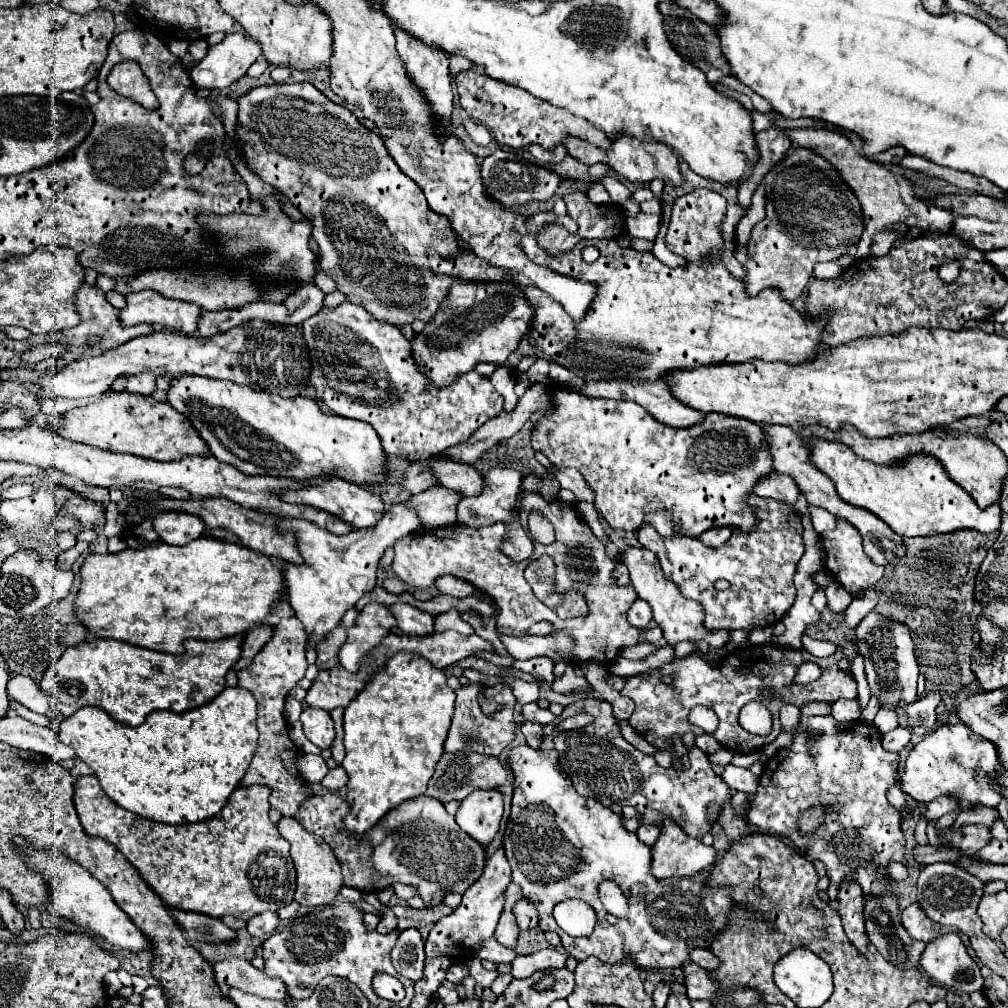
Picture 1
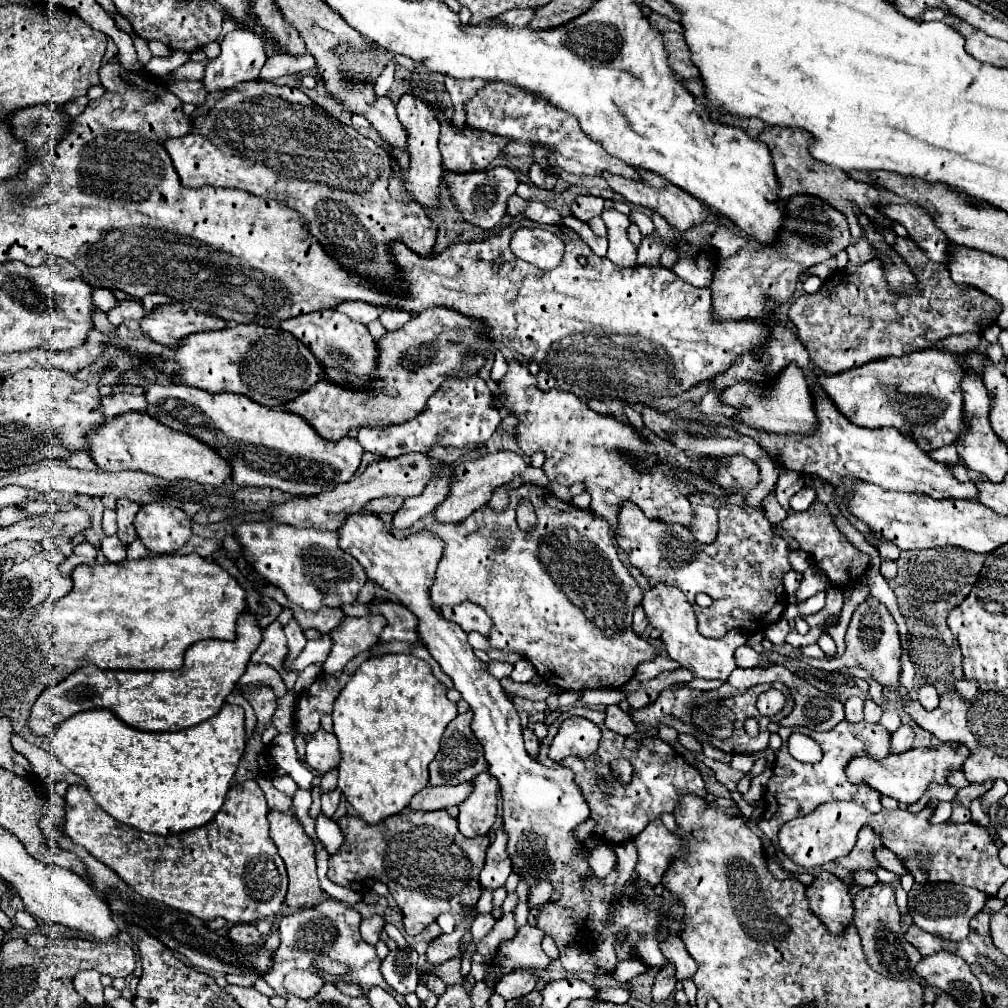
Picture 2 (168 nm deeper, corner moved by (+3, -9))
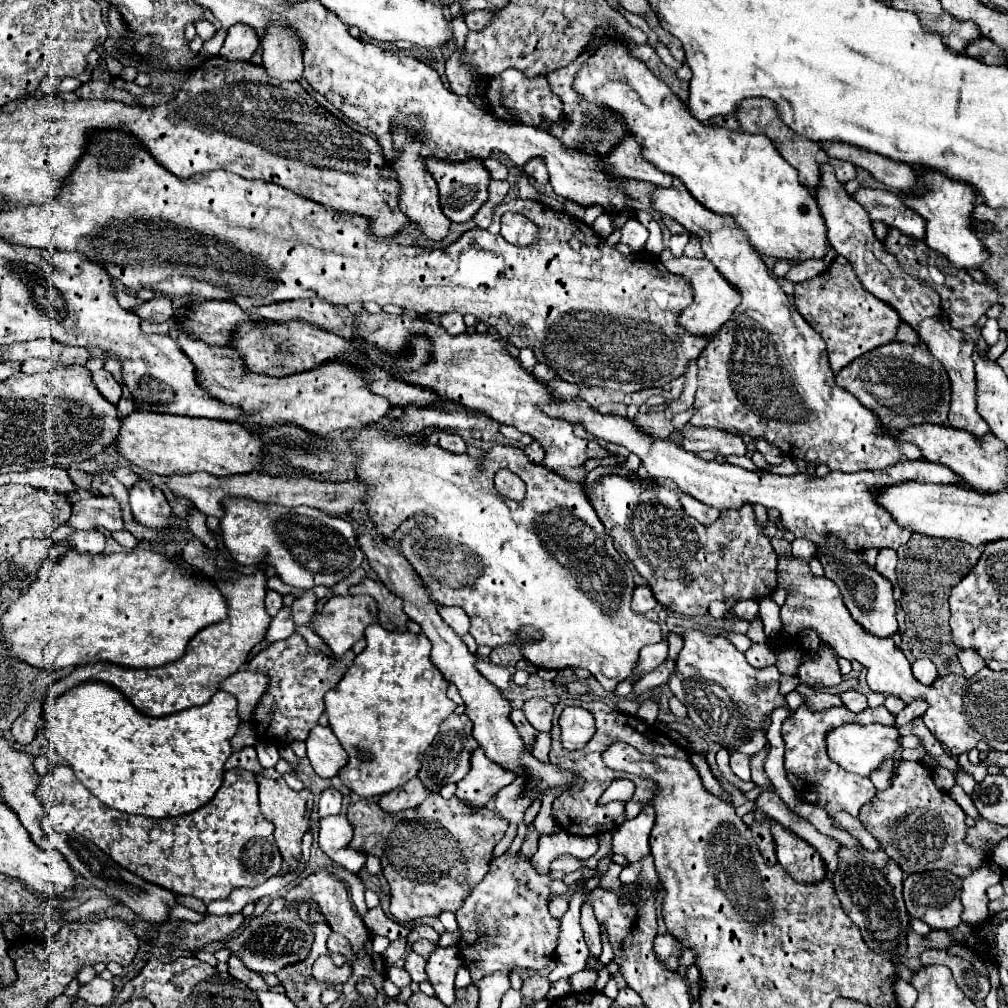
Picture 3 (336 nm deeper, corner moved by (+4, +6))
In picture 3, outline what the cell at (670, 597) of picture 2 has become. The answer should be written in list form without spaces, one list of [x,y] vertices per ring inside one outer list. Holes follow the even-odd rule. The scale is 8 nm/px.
[[[689,630],[683,638],[685,646],[679,652],[675,674],[669,678],[671,692],[687,708],[691,722],[713,742],[721,744],[729,752],[757,754],[765,746],[765,718],[771,716],[775,708],[787,708],[785,696],[779,692],[779,670],[777,666],[767,666],[755,670],[725,636],[705,636],[703,632]]]

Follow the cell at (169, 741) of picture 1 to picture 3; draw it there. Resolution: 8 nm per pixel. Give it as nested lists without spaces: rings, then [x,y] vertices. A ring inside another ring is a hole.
[[[83,682],[61,696],[48,696],[43,702],[43,719],[47,742],[63,760],[67,760],[79,782],[91,794],[113,810],[146,818],[181,816],[205,806],[223,782],[225,762],[231,756],[229,742],[239,726],[237,700],[221,690],[209,700],[209,704],[163,718],[151,718],[135,710],[119,690],[105,682]]]

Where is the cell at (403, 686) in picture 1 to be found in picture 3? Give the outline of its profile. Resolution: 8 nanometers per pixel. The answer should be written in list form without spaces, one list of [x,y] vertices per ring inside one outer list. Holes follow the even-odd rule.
[[[371,624],[365,630],[365,640],[367,648],[359,656],[355,656],[355,662],[347,670],[343,680],[327,692],[325,712],[333,734],[339,738],[341,746],[349,754],[347,766],[343,766],[339,772],[341,782],[361,798],[373,798],[399,788],[399,784],[405,784],[419,772],[425,748],[439,732],[439,724],[449,714],[453,714],[457,706],[447,698],[447,680],[429,660],[431,642],[425,634],[399,630],[389,632],[381,628],[381,624]]]

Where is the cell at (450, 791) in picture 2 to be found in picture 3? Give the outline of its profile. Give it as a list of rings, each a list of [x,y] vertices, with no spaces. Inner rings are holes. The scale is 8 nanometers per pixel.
[[[415,776],[411,778],[407,784],[395,788],[395,792],[387,792],[379,798],[379,806],[385,810],[385,812],[403,812],[403,810],[409,810],[409,808],[415,808],[419,806],[425,798],[429,796],[429,792],[423,788],[421,780]]]

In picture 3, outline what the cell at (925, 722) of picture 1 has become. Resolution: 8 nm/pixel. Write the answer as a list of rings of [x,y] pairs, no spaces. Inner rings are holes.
[[[919,658],[919,660],[915,660],[915,662],[911,664],[911,672],[913,672],[915,680],[919,680],[919,682],[925,684],[925,686],[933,684],[933,680],[939,676],[935,664],[933,664],[929,658]]]

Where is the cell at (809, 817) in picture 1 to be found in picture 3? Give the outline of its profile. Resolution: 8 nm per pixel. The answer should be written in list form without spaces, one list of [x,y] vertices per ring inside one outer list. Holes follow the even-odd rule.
[[[899,760],[891,786],[877,792],[875,798],[861,808],[861,824],[905,874],[949,870],[957,876],[969,876],[983,864],[987,854],[963,842],[967,832],[965,812],[947,792],[935,786],[931,774],[933,770],[923,762]]]

